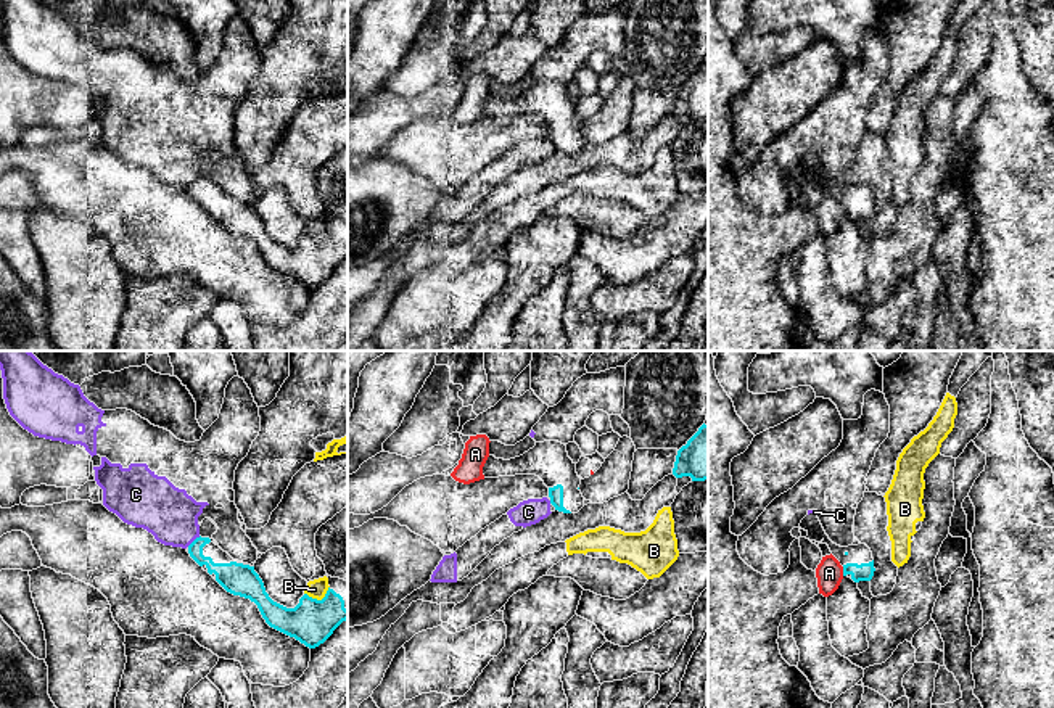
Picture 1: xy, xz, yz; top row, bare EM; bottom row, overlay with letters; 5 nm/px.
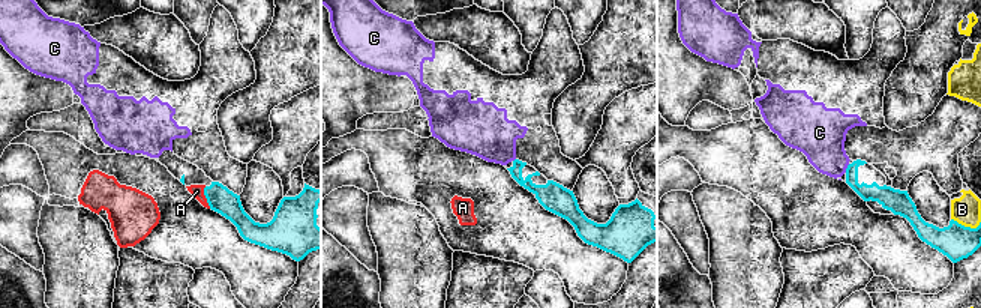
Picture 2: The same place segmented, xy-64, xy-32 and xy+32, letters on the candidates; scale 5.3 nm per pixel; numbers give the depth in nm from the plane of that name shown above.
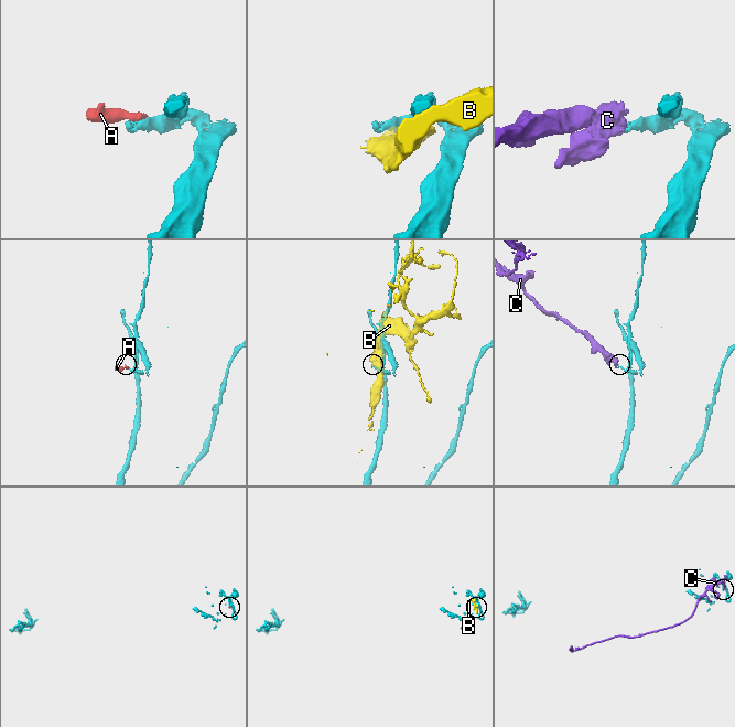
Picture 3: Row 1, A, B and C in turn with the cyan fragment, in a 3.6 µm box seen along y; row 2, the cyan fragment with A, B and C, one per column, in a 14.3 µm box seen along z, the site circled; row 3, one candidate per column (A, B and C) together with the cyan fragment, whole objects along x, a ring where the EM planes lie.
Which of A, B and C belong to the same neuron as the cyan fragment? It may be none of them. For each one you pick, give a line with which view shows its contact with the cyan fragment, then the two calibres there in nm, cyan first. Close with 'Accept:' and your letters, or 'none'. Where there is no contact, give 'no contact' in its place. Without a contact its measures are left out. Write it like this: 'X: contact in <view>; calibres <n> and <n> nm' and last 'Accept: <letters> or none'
Accept: none

